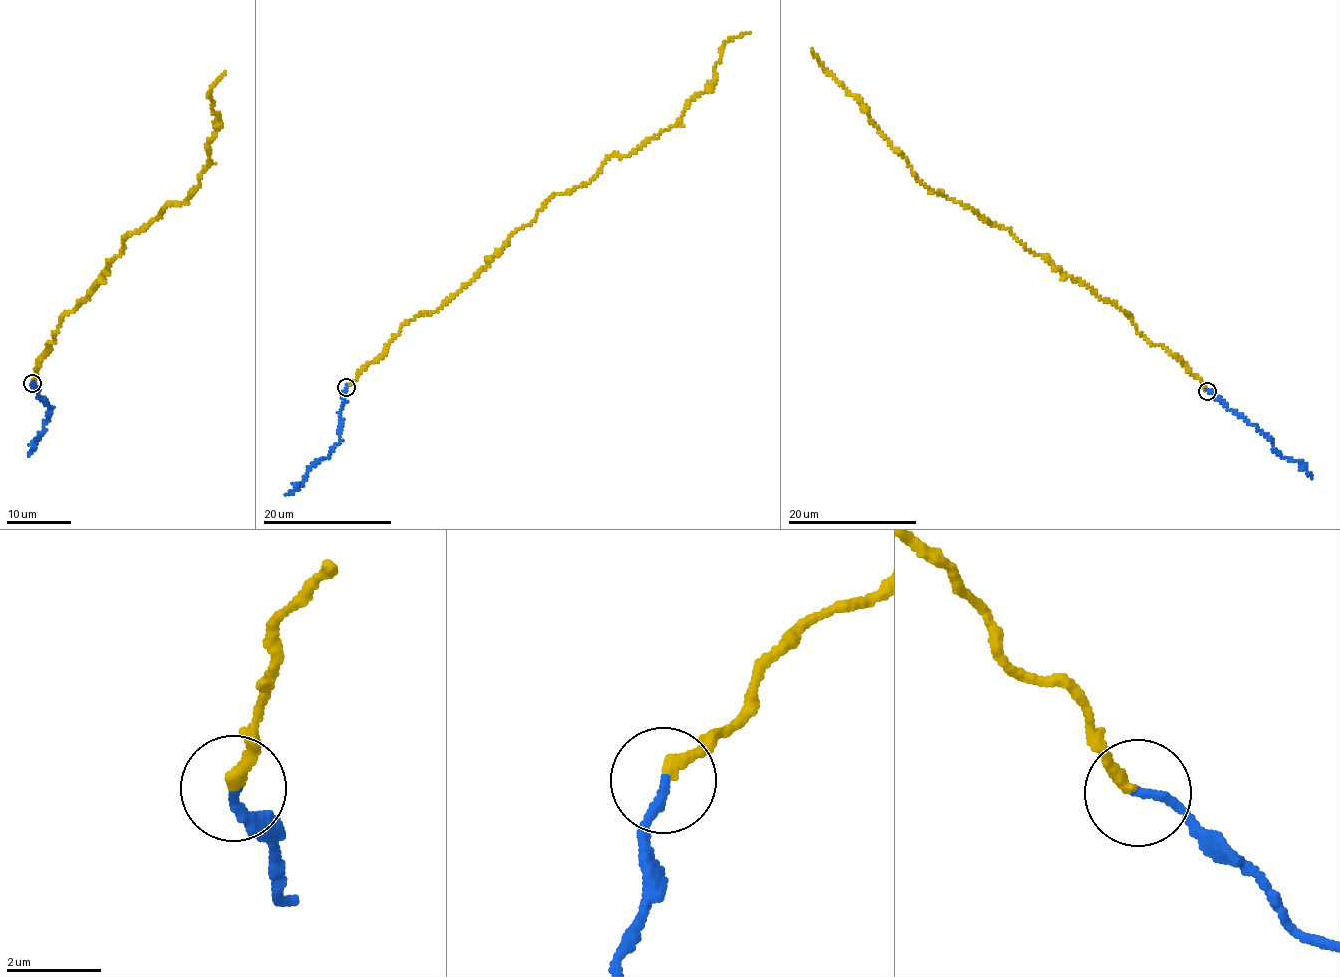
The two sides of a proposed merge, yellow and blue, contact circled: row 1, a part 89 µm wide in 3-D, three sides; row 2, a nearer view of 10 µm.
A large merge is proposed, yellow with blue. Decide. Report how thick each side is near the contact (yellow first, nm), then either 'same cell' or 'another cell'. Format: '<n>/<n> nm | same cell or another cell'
240/180 nm | same cell

